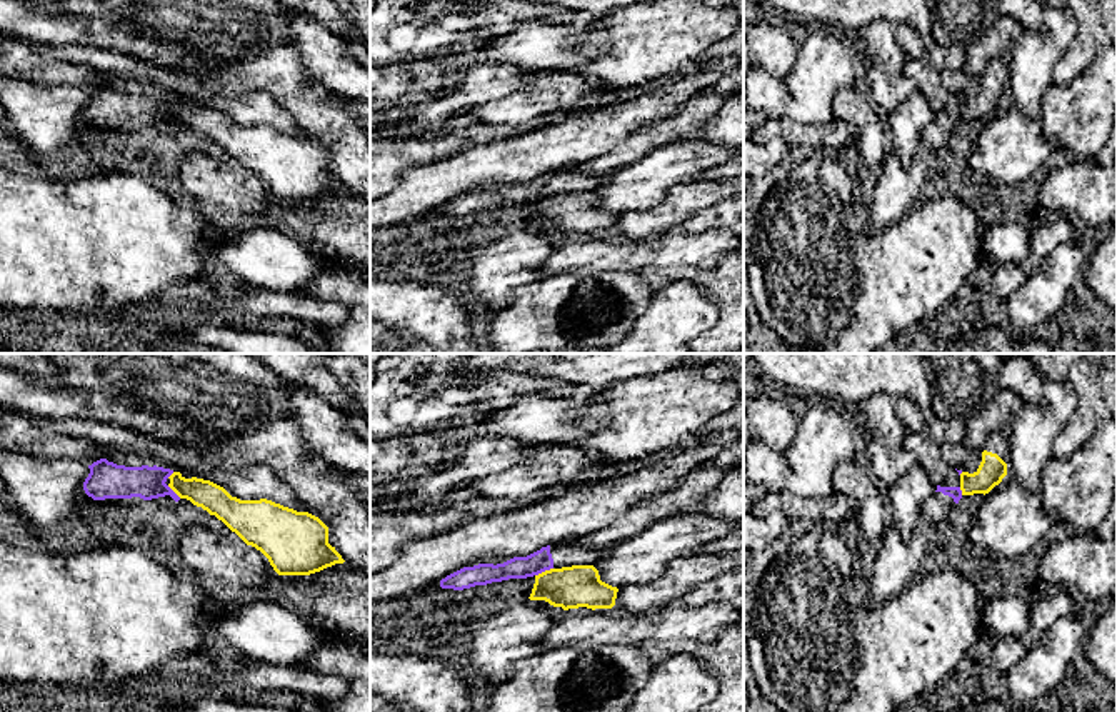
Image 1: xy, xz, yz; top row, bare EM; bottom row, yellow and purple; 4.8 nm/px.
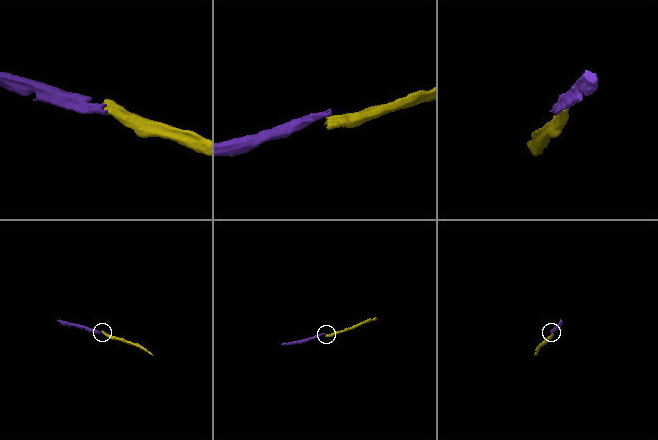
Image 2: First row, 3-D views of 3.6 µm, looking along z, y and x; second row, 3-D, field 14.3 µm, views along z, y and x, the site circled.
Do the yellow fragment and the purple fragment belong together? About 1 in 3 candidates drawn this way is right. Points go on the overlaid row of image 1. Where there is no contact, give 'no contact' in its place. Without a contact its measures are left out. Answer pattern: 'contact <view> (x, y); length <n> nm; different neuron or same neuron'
contact xz (545, 571); length 100 nm; different neuron

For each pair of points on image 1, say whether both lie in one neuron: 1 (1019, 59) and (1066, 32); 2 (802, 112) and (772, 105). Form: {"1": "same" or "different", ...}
{"1": "same", "2": "different"}

